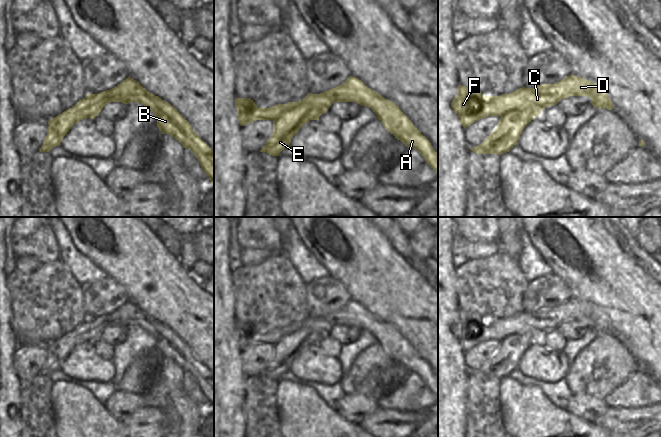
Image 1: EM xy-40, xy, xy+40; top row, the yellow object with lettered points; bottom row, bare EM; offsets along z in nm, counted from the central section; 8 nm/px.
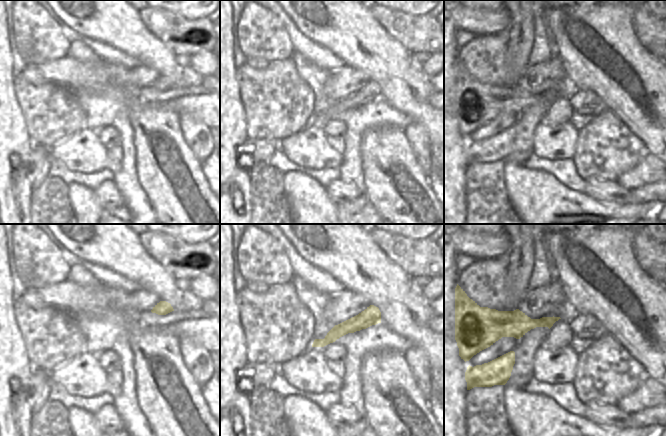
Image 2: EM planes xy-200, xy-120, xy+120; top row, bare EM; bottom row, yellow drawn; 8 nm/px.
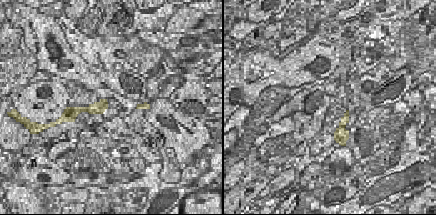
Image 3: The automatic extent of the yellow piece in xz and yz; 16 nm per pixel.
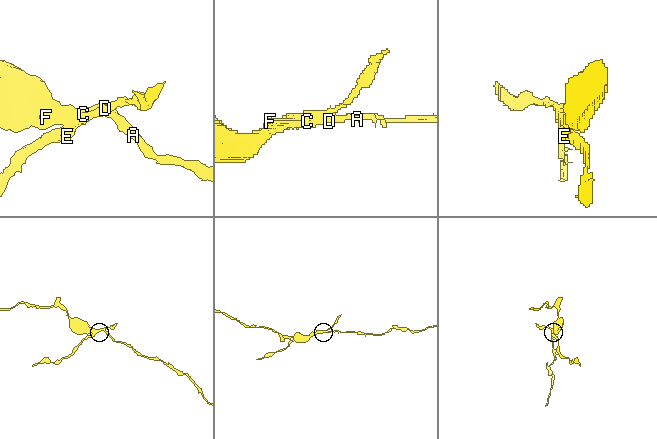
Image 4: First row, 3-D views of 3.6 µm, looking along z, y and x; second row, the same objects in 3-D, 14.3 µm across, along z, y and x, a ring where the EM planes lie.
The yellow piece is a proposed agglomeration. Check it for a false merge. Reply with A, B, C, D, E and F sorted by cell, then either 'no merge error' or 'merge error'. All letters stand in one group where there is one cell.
A B F / C D E | merge error

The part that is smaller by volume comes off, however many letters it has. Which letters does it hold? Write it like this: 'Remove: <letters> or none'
Remove: C, D, E

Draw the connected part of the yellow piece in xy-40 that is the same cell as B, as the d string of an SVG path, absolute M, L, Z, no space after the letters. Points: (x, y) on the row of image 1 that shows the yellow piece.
M155 96L155 103L145 106L157 119L161 134L170 134L183 148L188 148L198 159L203 171L214 186L214 152L193 131L189 122L168 102Z

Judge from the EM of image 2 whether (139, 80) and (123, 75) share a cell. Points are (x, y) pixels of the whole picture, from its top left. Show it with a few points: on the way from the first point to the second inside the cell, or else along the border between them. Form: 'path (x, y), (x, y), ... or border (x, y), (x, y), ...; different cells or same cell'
border (129, 70), (131, 81), (140, 88); different cells

